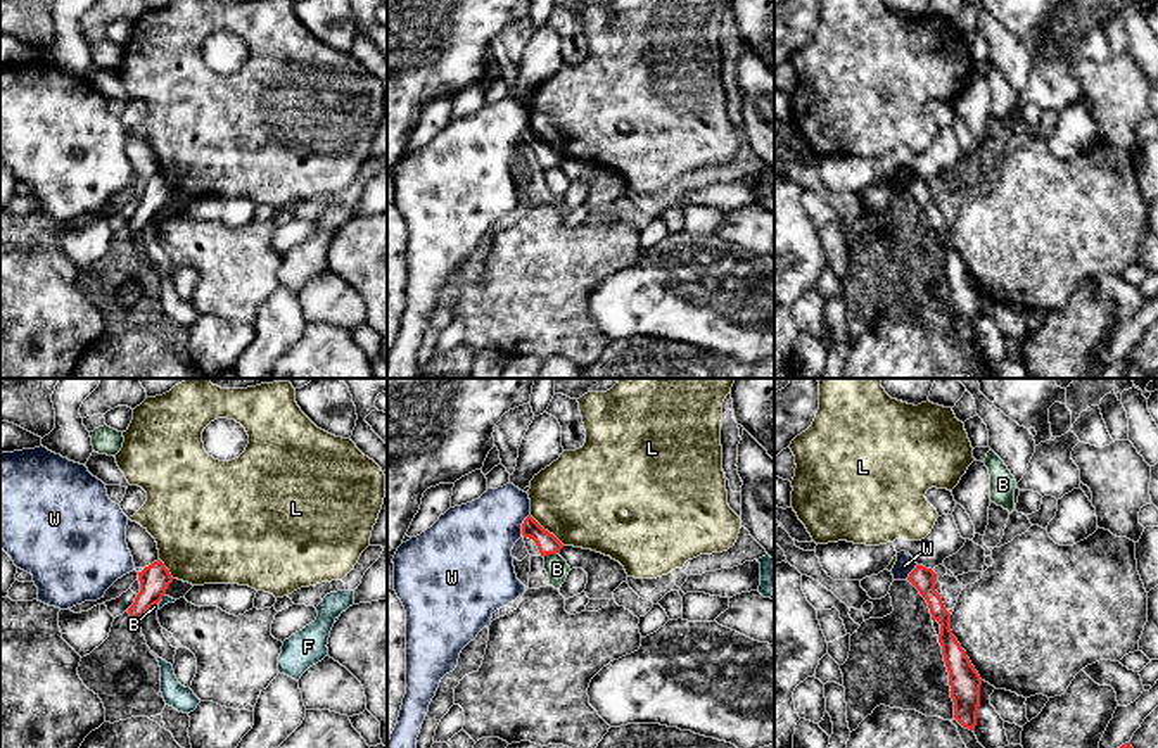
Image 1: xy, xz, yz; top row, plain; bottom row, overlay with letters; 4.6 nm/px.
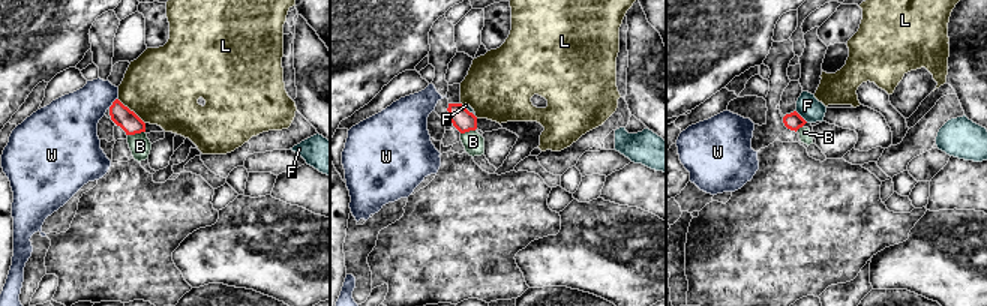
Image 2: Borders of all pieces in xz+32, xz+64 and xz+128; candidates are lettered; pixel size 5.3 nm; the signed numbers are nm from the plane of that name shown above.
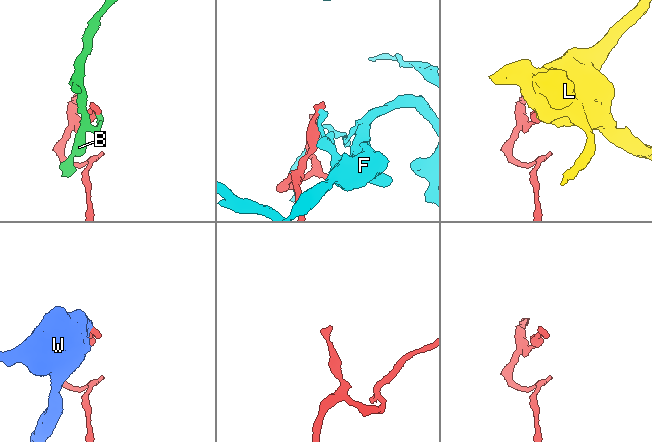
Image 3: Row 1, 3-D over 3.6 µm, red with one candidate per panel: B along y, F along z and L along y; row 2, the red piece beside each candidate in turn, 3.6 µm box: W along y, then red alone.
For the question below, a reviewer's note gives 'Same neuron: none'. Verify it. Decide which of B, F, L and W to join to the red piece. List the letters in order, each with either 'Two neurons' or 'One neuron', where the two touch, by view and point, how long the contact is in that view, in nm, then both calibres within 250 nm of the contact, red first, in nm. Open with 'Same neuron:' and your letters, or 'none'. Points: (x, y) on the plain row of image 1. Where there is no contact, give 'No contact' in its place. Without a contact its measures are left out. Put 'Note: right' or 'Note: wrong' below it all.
Same neuron: none
B: Two neurons. Touches red at xz (550, 166). Shared border 80 nm. Thickness 100 nm (red) against 110 nm
F: Two neurons. Touches red at xy (163, 208). Shared border 40 nm. Thickness 140 nm (red) against 40 nm
L: Two neurons. Touches red at xz (547, 144). Shared border 220 nm. Thickness 100 nm (red) against 420 nm
W: Two neurons. Touches red at xz (522, 137). Shared border 110 nm. Thickness 100 nm (red) against 360 nm
Note: right

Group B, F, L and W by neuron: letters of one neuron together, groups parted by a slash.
B / F / L / W

